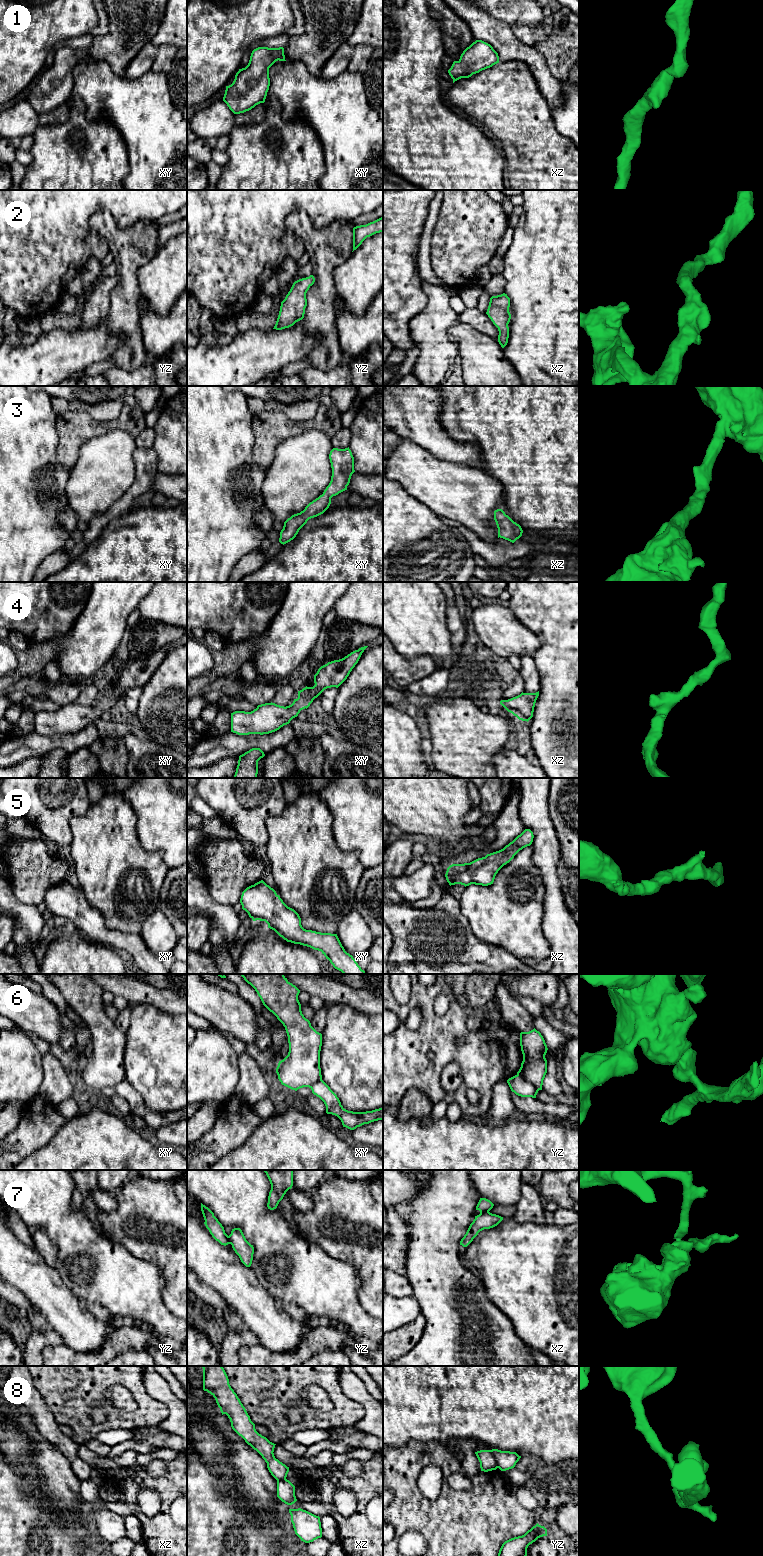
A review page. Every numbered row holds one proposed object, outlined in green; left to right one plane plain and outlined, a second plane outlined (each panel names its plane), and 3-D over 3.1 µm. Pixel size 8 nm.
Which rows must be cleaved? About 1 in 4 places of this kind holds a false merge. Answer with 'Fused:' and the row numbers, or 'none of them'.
Fused: 6, 7, 8

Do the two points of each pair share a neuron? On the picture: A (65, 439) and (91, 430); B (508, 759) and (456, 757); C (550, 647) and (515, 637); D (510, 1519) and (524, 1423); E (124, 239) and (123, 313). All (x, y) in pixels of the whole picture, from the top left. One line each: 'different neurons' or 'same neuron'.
A: same neuron
B: different neurons
C: different neurons
D: different neurons
E: same neuron

